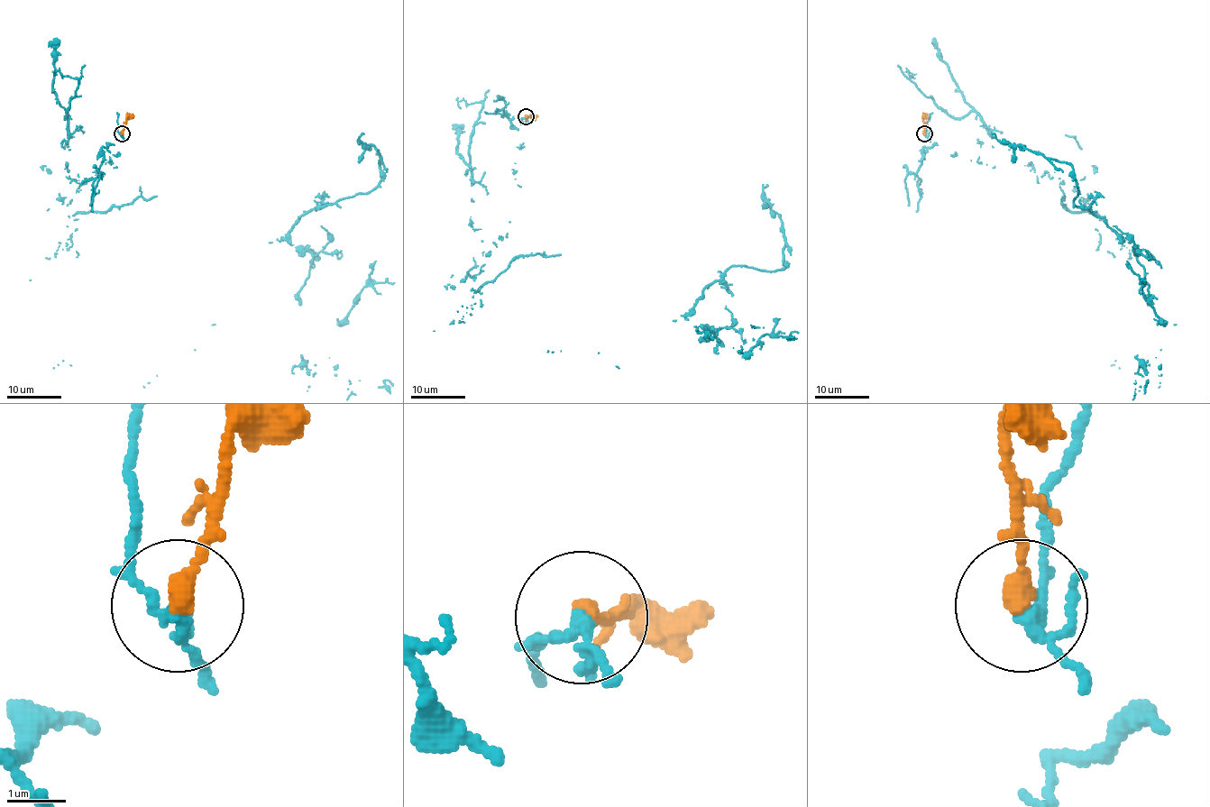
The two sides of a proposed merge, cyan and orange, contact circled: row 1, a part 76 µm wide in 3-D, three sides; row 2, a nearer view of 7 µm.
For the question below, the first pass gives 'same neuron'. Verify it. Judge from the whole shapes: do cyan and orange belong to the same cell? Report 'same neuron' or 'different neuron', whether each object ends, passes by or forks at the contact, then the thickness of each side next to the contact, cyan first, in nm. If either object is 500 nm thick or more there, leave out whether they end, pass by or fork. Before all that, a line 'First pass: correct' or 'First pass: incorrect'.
First pass: correct
same neuron; cyan forks there; orange ends there; 140 nm thick on the cyan side, 360 nm on the other

